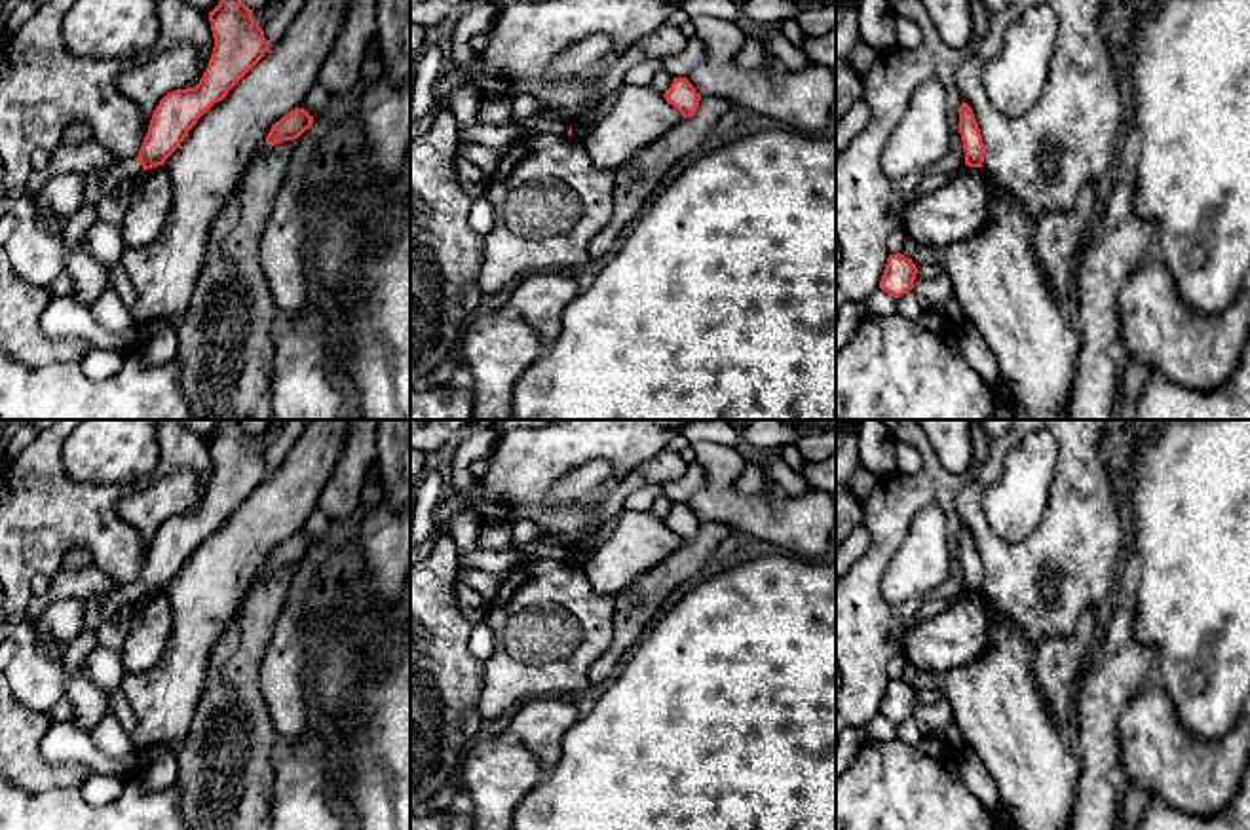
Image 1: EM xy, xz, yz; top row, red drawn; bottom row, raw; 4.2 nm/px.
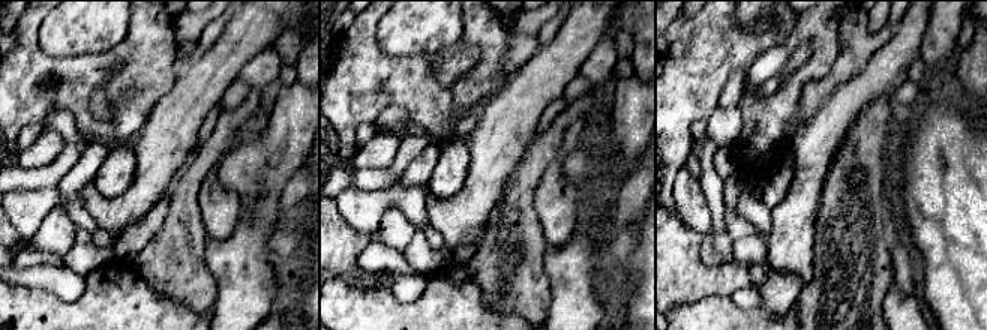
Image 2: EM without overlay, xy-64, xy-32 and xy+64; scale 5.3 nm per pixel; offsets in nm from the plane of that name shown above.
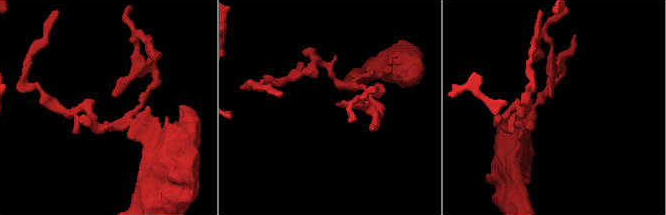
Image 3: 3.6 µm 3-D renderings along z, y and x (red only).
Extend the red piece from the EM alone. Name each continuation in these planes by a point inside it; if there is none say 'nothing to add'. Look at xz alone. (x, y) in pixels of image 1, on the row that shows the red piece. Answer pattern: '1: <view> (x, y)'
1: xz (542, 122)

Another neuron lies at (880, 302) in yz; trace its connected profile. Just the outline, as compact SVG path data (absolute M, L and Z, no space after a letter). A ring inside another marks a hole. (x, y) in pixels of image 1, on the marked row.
M878 289L866 302L868 306L868 315L878 315L878 317L885 317L885 315L893 315L899 311L899 298L895 298L893 294Z

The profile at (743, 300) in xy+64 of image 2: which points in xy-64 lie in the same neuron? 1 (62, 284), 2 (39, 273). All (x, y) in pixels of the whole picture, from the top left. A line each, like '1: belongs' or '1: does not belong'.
1: belongs
2: belongs

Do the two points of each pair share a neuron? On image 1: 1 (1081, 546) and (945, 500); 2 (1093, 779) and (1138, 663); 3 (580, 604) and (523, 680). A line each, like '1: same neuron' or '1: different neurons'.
1: different neurons
2: same neuron
3: same neuron

